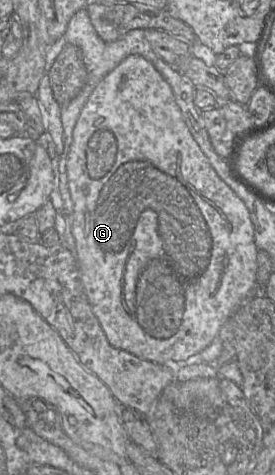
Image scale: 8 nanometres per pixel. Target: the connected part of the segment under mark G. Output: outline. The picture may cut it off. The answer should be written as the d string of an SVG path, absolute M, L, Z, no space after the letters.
M143 56L126 57L89 95L73 129L66 175L73 202L71 229L81 281L92 311L113 347L157 364L184 361L209 346L236 309L250 296L255 296L258 248L248 209L211 166L188 129L170 85Z

